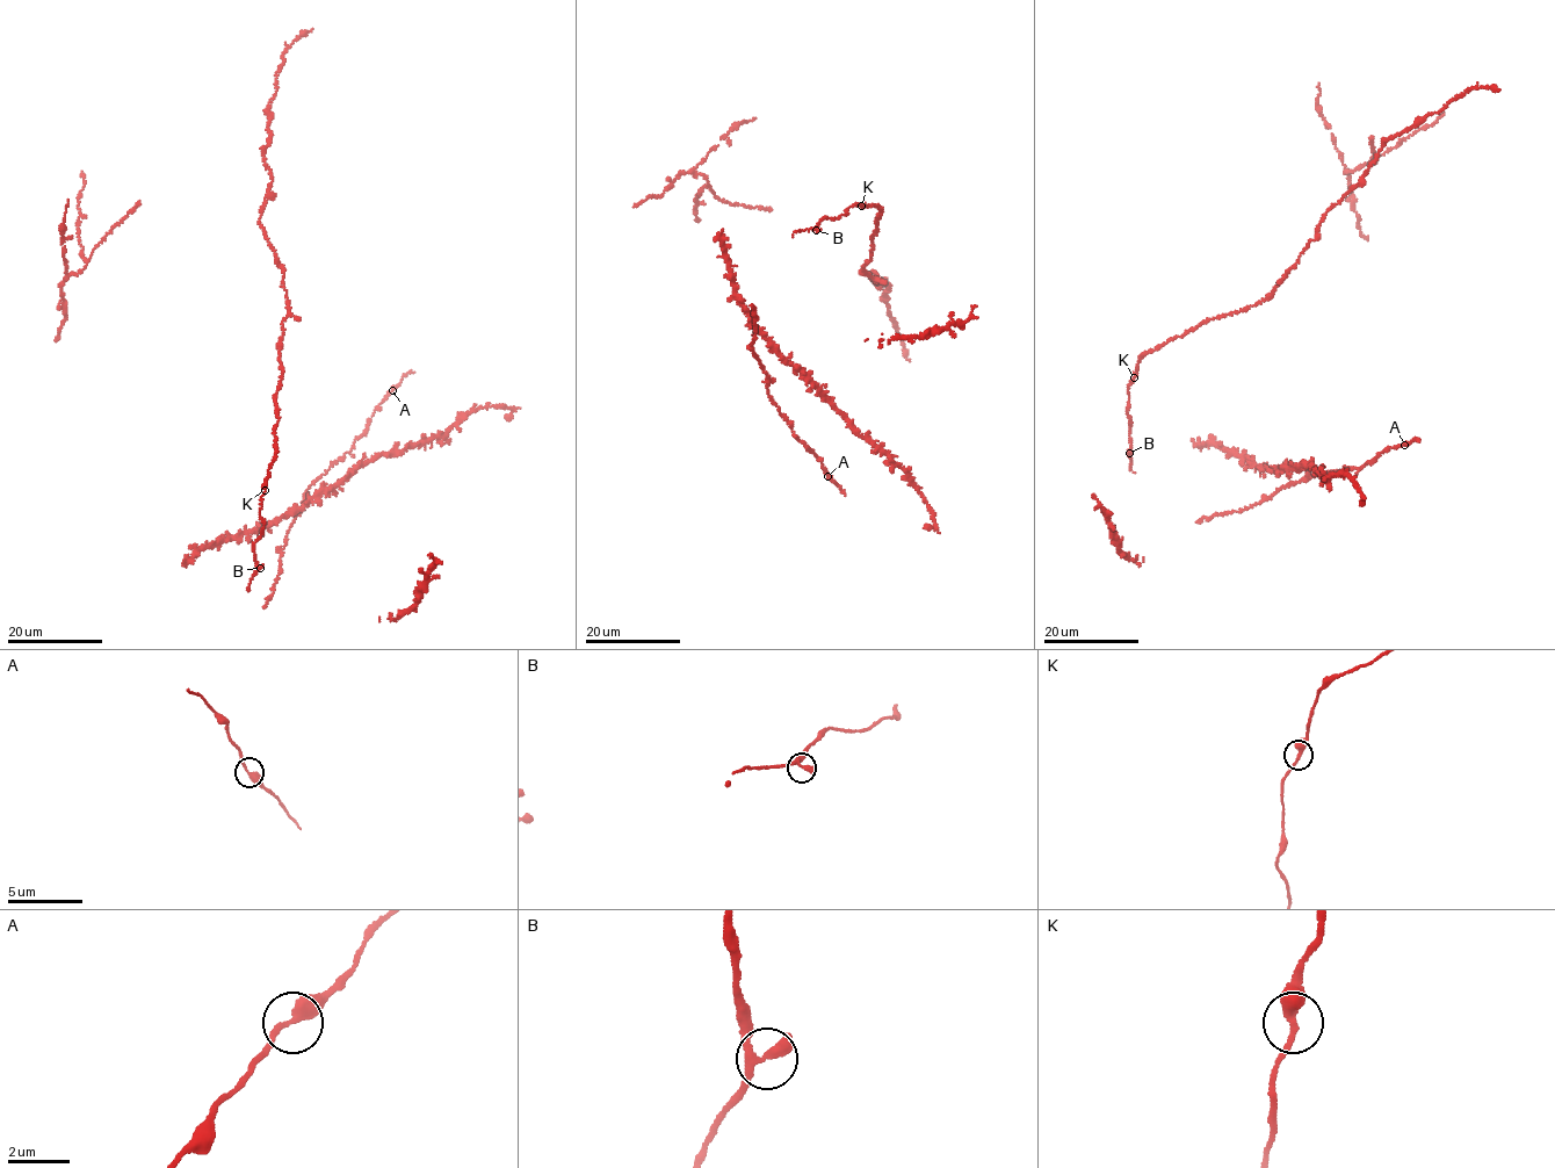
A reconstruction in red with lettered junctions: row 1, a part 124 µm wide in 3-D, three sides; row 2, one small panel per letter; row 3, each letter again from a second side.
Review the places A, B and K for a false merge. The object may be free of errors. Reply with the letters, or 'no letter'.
A

